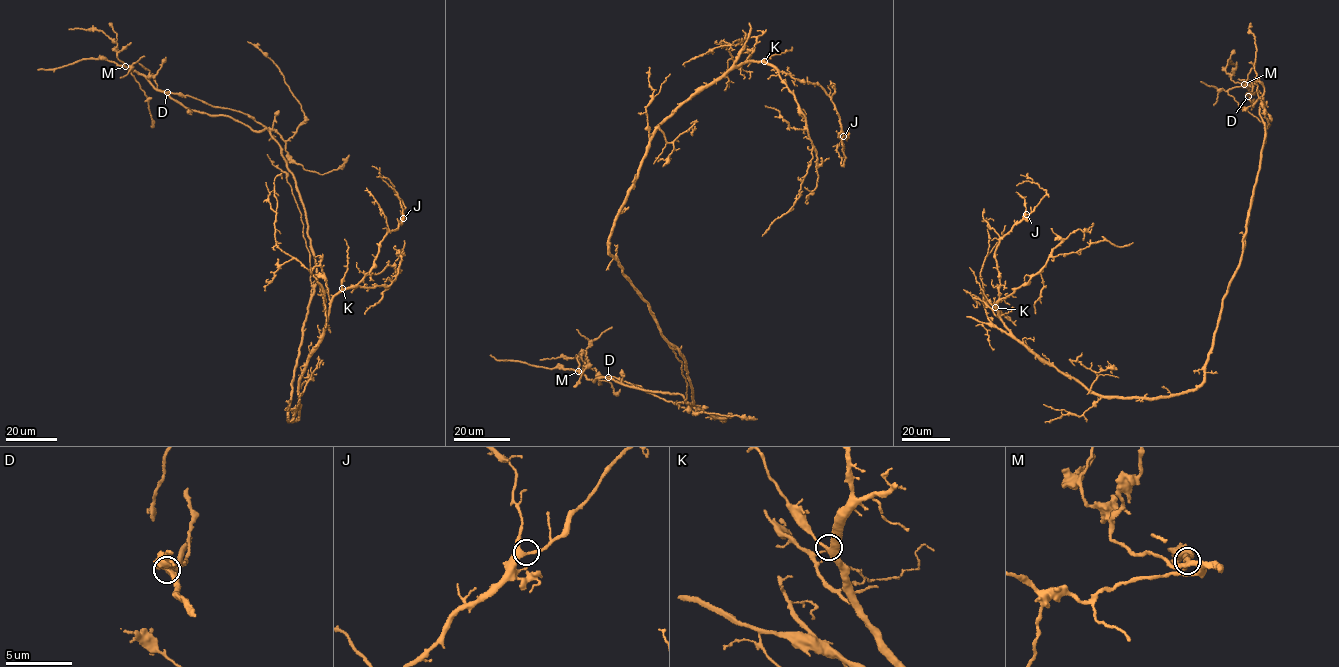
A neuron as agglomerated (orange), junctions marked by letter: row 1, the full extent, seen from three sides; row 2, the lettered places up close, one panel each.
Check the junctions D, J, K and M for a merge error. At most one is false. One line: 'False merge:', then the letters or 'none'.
False merge: none

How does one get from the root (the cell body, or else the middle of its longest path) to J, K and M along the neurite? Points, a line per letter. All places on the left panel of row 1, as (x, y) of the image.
J: (298, 360), (289, 421), (299, 414), (298, 384), (322, 334), (333, 298), (369, 272), (380, 242), (403, 218)
K: (298, 360), (289, 421), (299, 414), (297, 391), (301, 373), (322, 334), (333, 298), (342, 288)
M: (298, 360), (316, 266), (304, 204), (279, 143), (247, 114), (158, 91), (144, 76), (125, 66)

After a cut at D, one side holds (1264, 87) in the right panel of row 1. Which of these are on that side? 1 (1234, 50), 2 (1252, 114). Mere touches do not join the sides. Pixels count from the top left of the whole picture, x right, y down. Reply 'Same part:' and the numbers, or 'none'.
Same part: none

